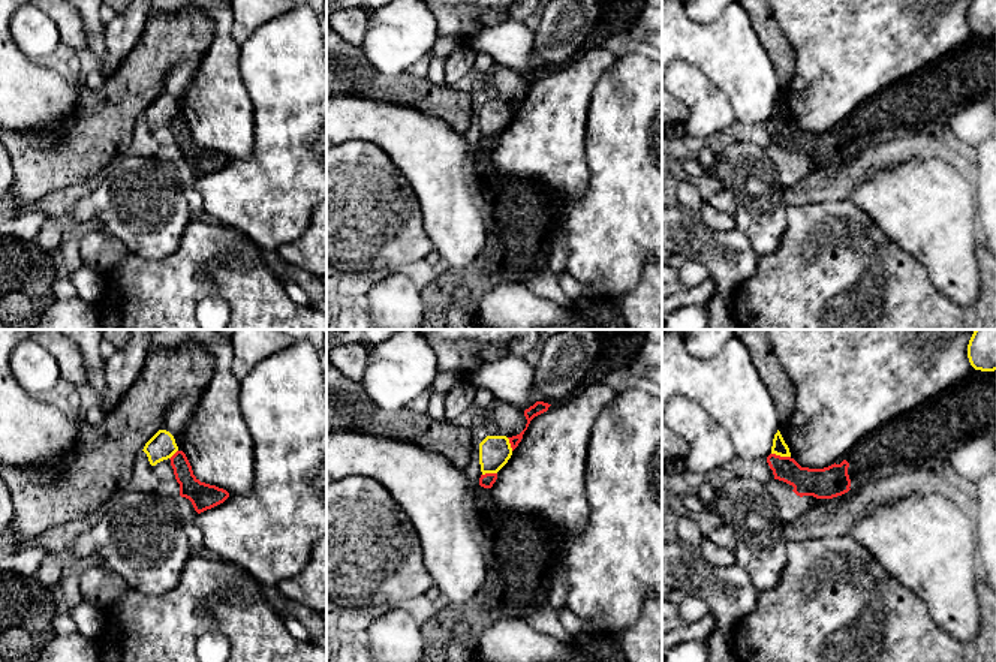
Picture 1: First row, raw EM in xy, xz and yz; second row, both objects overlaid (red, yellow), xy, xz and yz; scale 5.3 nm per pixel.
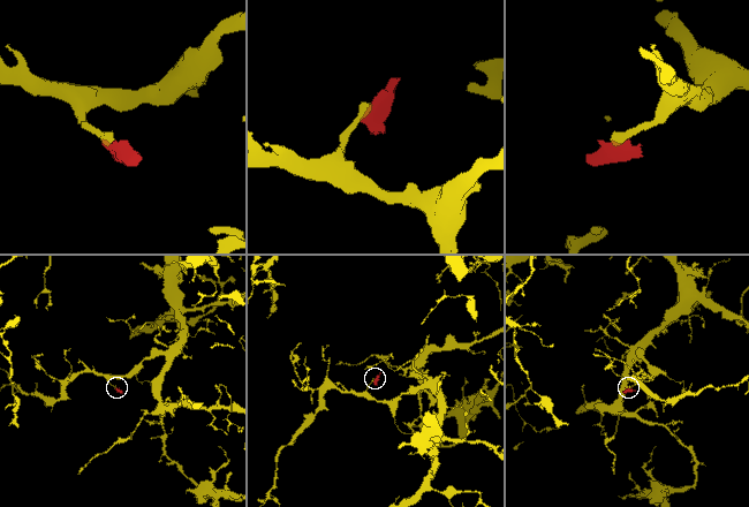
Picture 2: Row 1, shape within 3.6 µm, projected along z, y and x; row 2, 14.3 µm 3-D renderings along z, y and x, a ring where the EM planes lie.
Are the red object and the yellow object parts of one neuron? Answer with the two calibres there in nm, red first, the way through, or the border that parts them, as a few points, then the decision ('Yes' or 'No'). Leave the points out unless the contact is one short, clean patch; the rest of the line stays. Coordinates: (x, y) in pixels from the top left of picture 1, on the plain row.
Thickness 160 nm (red) against 80 nm. Boundary: yz (772, 117), (790, 122). No

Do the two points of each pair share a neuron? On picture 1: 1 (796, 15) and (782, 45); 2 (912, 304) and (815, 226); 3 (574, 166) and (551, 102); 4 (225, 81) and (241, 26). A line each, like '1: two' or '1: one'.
1: two
2: one
3: one
4: two

